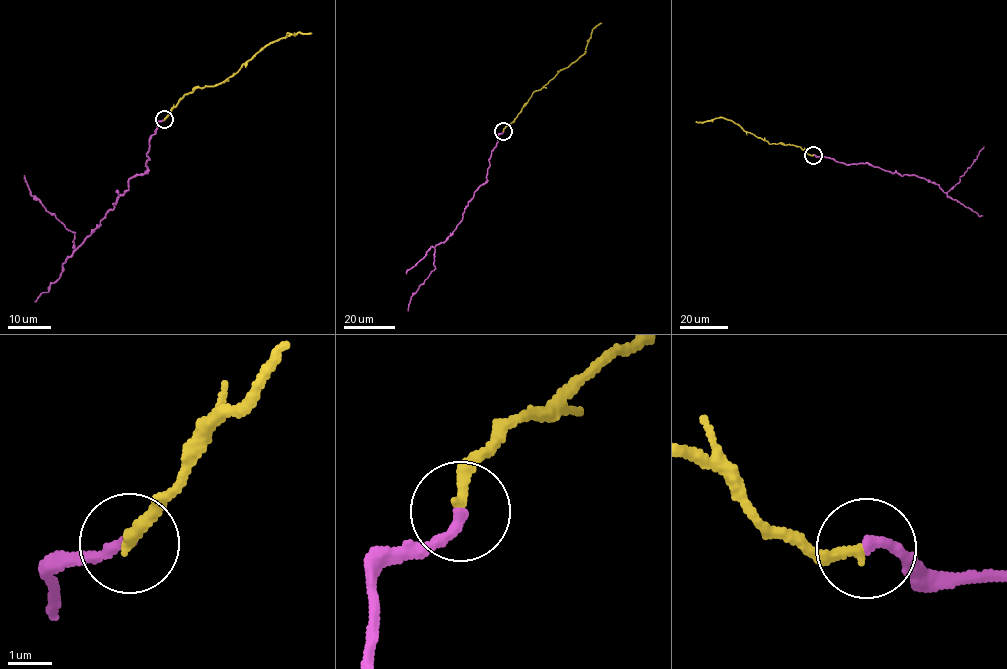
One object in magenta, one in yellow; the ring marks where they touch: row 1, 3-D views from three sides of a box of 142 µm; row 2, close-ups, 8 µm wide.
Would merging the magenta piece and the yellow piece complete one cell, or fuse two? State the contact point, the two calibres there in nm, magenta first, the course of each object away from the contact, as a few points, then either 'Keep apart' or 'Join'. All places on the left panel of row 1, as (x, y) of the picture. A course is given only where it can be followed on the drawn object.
Place: (164, 119). Thickness 260 nm (magenta) against 260 nm. Course of magenta: (164, 120), (149, 143), (147, 169), (128, 181), (114, 209), (74, 250), (74, 233), (31, 195), (24, 175). Course of yellow: (164, 119), (184, 95), (199, 87), (225, 81), (267, 45), (286, 36), (287, 32), (312, 33). Join

